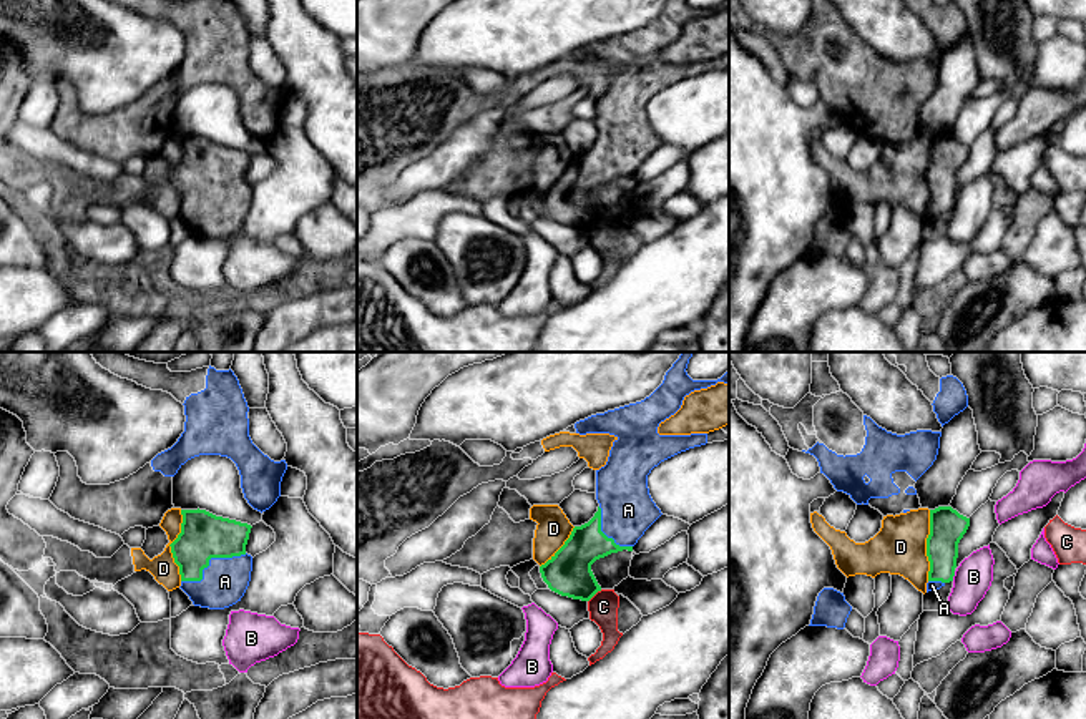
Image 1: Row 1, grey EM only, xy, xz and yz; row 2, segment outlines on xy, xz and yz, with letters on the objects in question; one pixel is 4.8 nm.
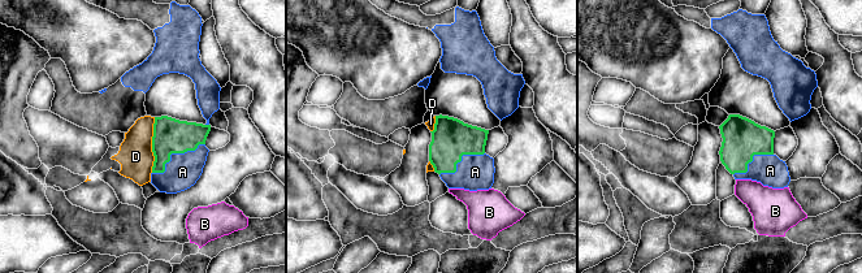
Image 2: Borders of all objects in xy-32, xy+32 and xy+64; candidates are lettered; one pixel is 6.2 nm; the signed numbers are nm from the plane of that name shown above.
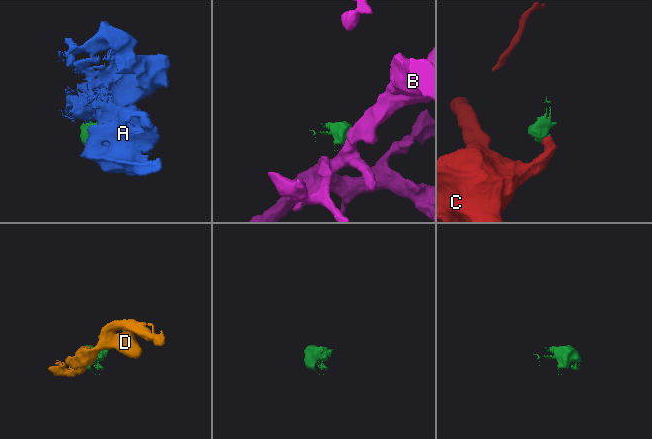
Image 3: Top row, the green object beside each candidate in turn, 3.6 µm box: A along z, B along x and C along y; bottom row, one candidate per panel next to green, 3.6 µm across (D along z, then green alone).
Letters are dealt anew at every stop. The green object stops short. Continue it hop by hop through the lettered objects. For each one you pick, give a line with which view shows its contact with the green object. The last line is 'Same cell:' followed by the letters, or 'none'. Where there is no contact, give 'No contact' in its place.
A: Touches green in xy
Same cell: A

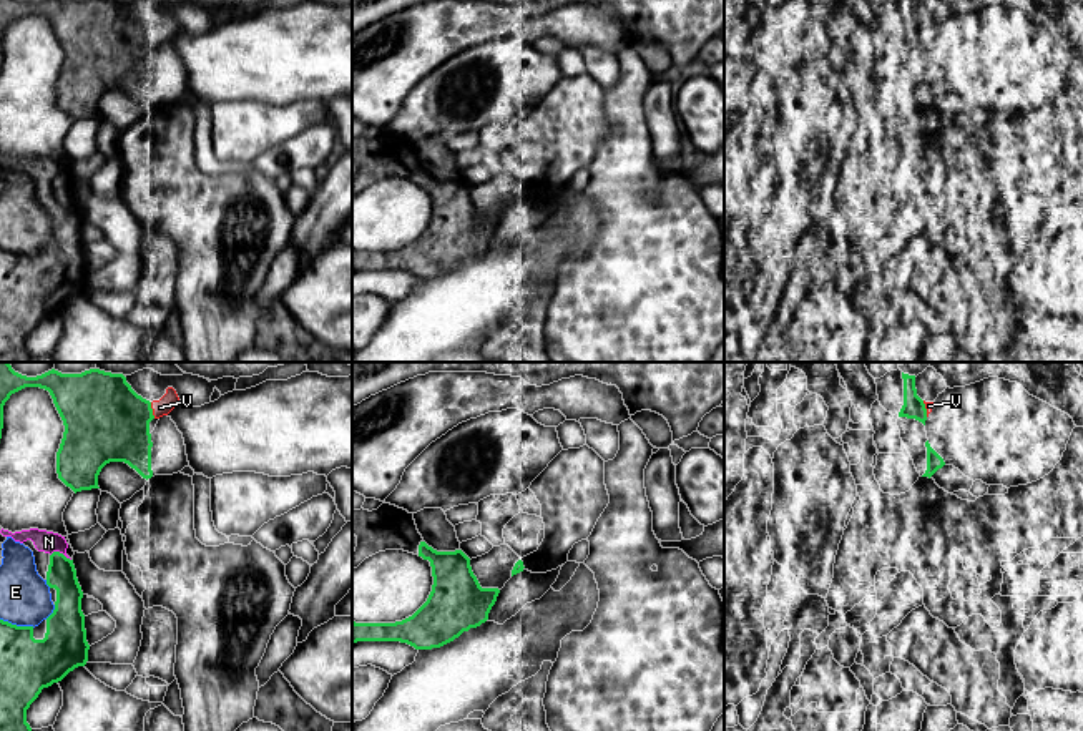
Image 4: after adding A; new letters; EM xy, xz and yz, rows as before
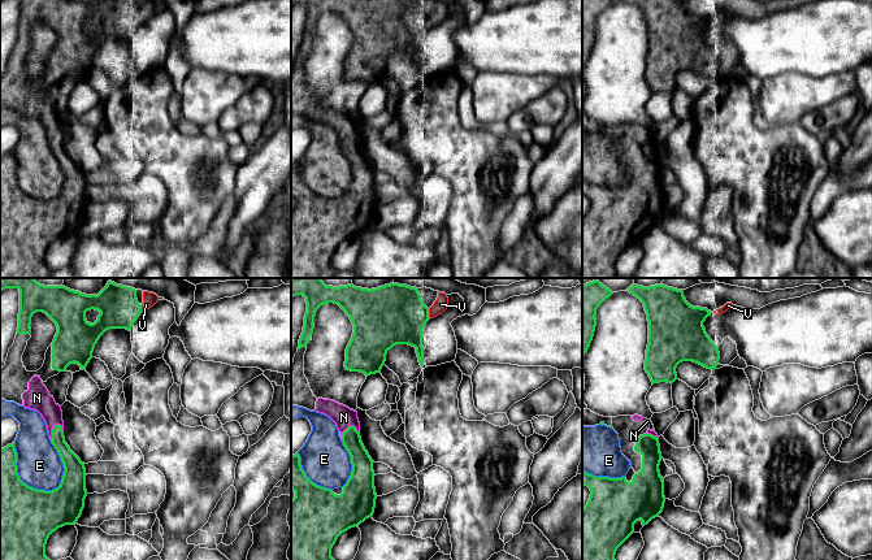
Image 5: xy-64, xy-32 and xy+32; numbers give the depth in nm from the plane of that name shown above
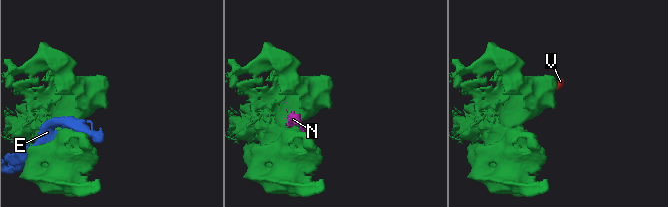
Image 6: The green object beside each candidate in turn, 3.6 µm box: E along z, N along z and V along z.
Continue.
N: Touches green in xy
V: Touches green in xy
Same cell: N, V

